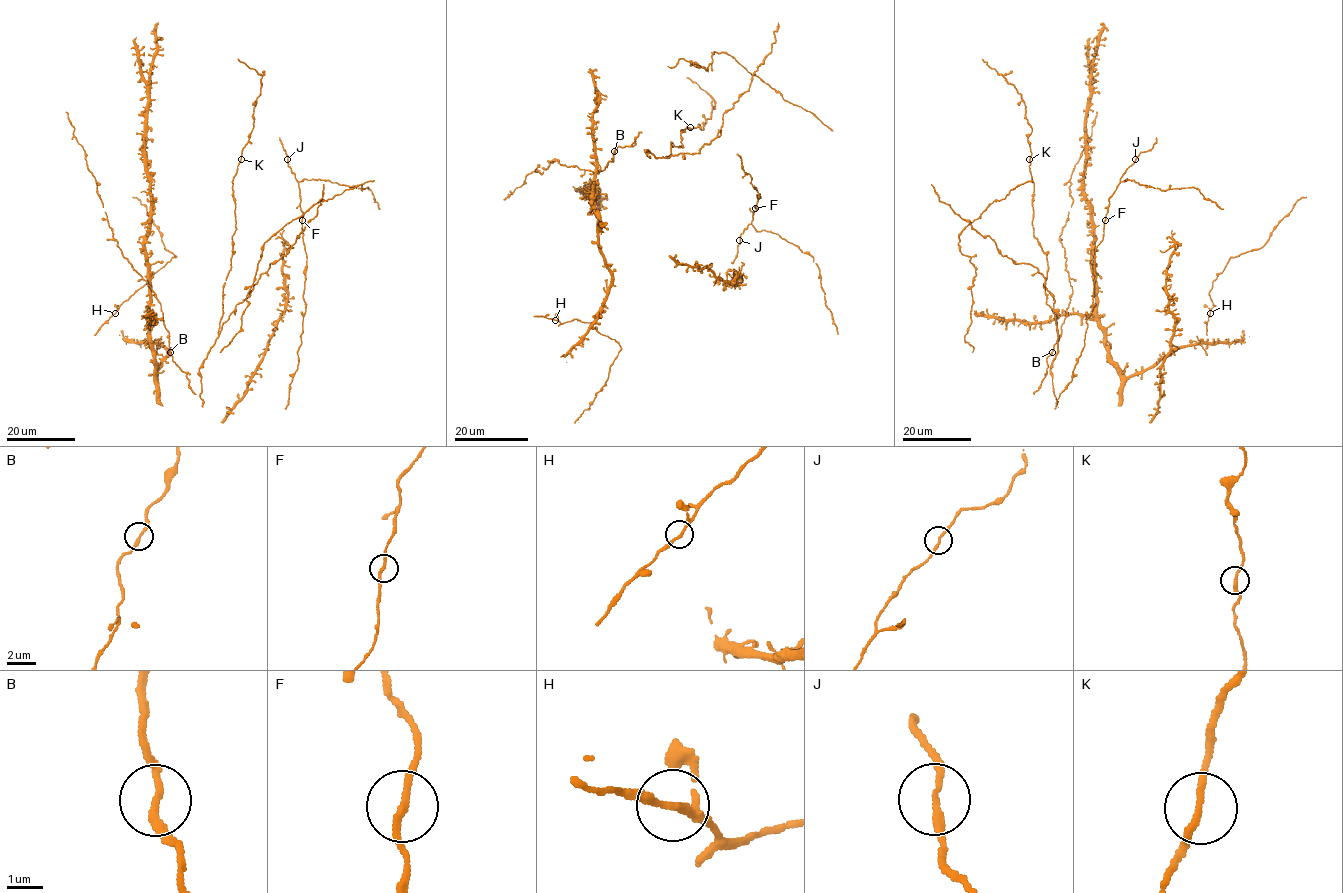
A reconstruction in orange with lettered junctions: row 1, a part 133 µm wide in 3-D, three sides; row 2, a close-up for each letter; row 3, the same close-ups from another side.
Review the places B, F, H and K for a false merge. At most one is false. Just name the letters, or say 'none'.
none

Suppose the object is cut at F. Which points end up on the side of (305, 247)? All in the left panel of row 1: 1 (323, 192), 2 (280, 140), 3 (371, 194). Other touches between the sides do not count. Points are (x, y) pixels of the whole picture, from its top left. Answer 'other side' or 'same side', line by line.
1: same side
2: other side
3: other side

